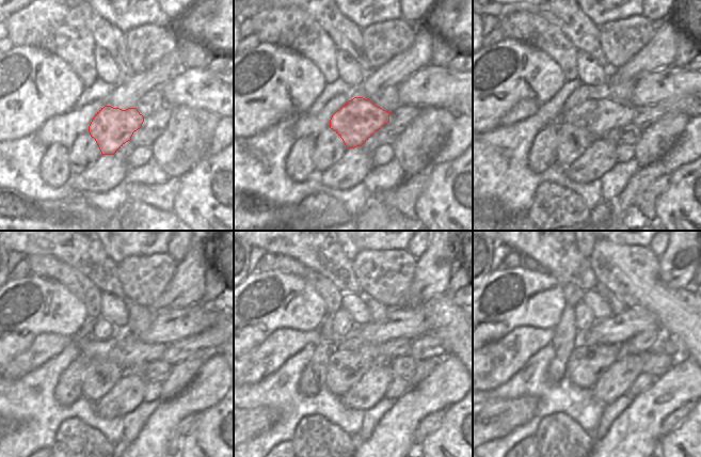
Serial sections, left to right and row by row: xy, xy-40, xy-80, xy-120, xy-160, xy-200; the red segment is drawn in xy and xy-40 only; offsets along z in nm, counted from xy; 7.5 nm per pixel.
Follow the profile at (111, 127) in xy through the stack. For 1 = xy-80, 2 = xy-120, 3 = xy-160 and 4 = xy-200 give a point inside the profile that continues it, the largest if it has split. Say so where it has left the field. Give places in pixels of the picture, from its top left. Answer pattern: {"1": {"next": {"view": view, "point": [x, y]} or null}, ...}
{"1": {"next": {"view": "xy-80", "point": [600, 114]}}, "2": {"next": {"view": "xy-120", "point": [126, 350]}}, "3": {"next": {"view": "xy-160", "point": [385, 352]}}, "4": {"next": {"view": "xy-200", "point": [641, 343]}}}

